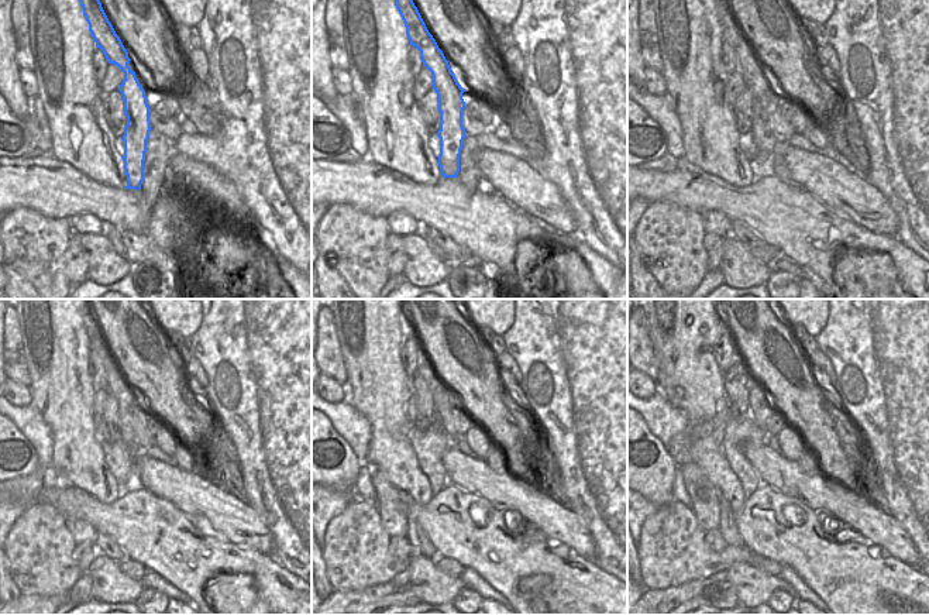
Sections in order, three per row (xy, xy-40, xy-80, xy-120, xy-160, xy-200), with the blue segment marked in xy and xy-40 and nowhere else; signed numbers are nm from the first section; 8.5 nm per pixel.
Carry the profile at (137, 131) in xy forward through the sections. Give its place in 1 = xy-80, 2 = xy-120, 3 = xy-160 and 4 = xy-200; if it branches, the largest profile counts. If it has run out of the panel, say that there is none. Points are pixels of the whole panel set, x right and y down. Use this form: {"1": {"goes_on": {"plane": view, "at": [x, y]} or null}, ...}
{"1": {"goes_on": {"plane": "xy-80", "at": [766, 100]}}, "2": {"goes_on": {"plane": "xy-120", "at": [117, 387]}}, "3": {"goes_on": {"plane": "xy-160", "at": [423, 368]}}, "4": {"goes_on": {"plane": "xy-200", "at": [737, 358]}}}

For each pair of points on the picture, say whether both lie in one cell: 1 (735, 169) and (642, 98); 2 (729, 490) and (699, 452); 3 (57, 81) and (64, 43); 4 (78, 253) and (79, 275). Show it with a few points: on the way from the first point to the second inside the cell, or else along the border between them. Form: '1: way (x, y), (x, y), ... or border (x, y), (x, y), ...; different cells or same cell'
1: border (674, 109), (680, 122), (684, 151); different cells
2: way (725, 480), (709, 461); same cell
3: way (62, 71), (62, 52); same cell
4: way (78, 258), (78, 270); same cell

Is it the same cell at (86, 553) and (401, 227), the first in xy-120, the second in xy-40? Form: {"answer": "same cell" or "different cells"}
{"answer": "different cells"}

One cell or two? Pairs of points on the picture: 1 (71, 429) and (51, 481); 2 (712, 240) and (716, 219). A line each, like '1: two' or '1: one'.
1: two
2: two

